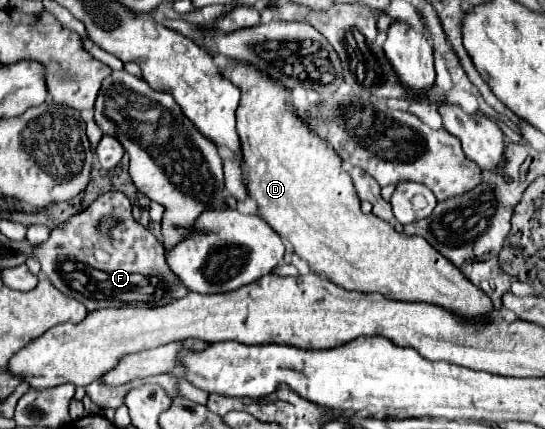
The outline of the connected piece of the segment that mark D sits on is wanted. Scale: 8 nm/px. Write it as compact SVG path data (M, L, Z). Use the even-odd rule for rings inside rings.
M237 63L223 73L241 89L237 133L243 147L241 167L247 173L247 191L257 201L263 219L309 263L311 271L325 273L343 289L445 305L457 313L491 313L493 305L487 295L423 237L401 235L387 221L361 211L343 161L299 119L285 87L261 71Z

